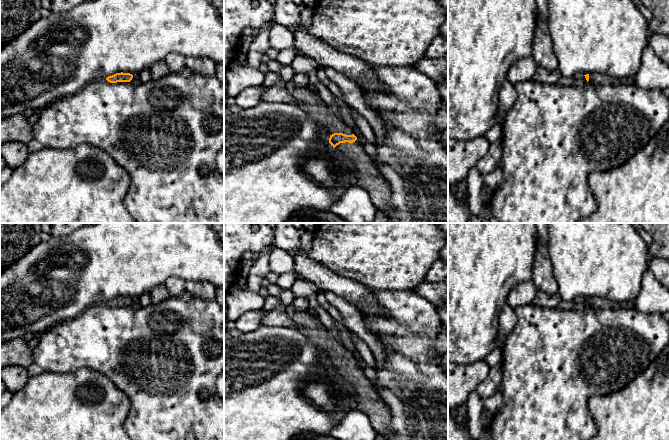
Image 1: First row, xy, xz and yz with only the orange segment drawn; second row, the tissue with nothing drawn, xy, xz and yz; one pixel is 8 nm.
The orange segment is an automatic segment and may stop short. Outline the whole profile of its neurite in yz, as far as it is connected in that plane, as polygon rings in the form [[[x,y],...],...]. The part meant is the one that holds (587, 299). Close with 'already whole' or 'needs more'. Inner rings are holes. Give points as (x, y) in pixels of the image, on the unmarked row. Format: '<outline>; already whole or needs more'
[[[599,296],[589,297],[584,300],[588,307],[591,307],[595,310],[607,309],[607,308],[634,308],[635,307],[635,301],[615,302],[615,301],[611,301],[608,298],[603,298]]]; needs more

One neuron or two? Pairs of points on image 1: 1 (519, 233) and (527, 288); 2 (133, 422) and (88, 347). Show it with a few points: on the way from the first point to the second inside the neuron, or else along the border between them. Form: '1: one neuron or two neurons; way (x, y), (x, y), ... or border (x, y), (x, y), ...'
1: two neurons; border (530, 279), (518, 283), (507, 295)
2: one neuron; way (136, 403), (136, 394), (107, 366)

